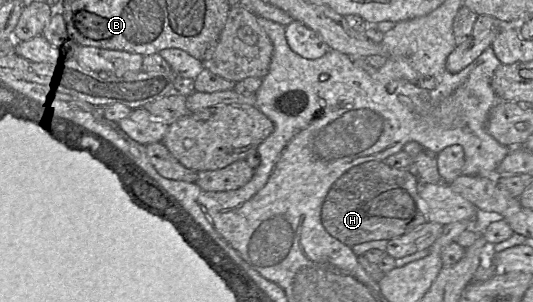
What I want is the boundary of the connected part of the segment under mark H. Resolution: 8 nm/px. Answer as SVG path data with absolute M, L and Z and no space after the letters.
M369 161L355 166L338 178L322 204L321 221L326 231L349 247L372 241L391 240L426 223L424 202L419 196L420 183L408 169L391 168L384 161Z

